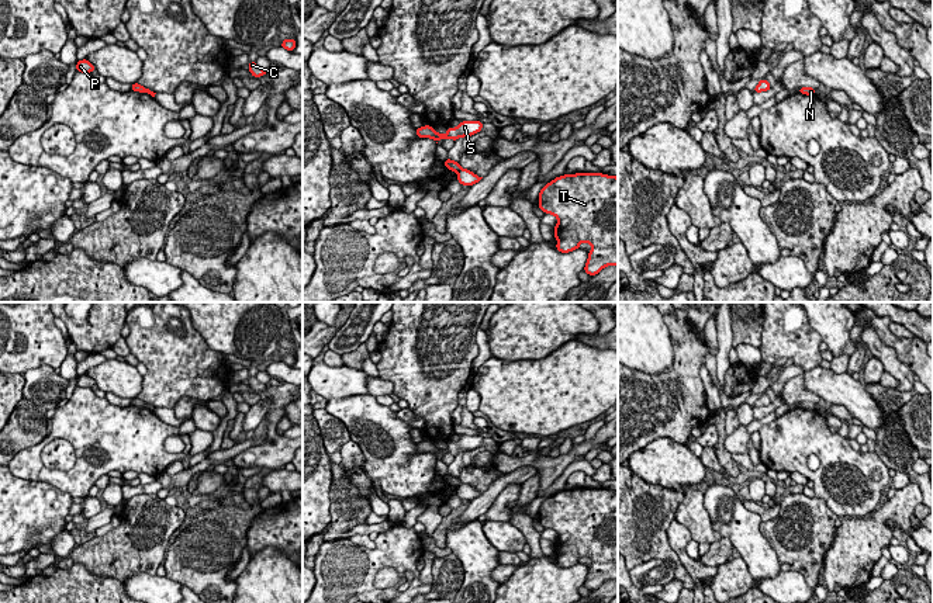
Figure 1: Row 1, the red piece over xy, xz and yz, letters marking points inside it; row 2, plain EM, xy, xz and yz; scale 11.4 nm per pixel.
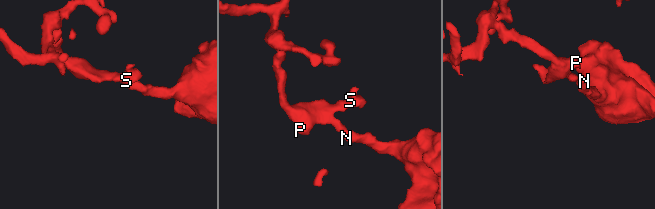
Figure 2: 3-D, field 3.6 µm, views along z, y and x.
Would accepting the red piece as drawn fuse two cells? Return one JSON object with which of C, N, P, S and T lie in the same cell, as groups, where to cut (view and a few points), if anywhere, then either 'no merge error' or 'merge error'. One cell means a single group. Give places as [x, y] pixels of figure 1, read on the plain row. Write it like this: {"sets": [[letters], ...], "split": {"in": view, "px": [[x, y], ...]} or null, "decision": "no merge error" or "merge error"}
{"sets": [["C", "N", "T"], ["P", "S"]], "split": {"in": "xz", "px": [[460, 482], [456, 487]]}, "decision": "merge error"}

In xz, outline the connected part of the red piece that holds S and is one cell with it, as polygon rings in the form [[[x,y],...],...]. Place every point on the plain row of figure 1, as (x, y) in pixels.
[[[462,436],[459,441],[456,443],[448,443],[448,447],[445,450],[438,448],[431,440],[425,440],[422,443],[417,443],[418,453],[431,453],[435,457],[438,454],[445,455],[446,453],[450,453],[452,455],[456,455],[459,453],[471,451],[477,447],[480,447],[483,443],[481,436]]]

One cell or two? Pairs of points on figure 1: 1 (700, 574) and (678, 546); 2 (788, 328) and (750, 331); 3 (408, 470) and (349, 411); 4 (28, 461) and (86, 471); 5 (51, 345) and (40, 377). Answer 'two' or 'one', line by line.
1: one
2: two
3: one
4: one
5: two

